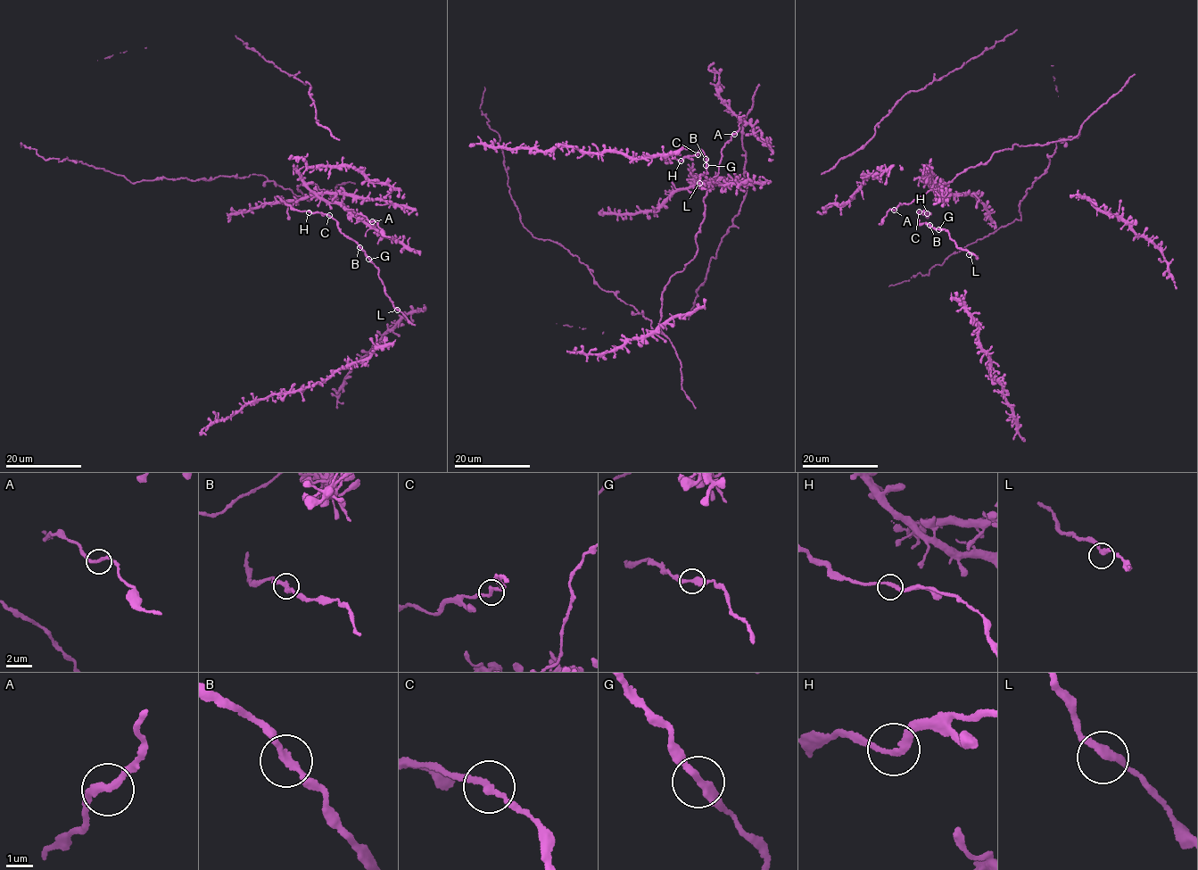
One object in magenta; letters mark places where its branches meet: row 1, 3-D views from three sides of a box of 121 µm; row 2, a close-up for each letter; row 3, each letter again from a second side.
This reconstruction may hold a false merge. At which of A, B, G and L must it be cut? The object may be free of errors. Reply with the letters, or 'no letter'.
no letter

